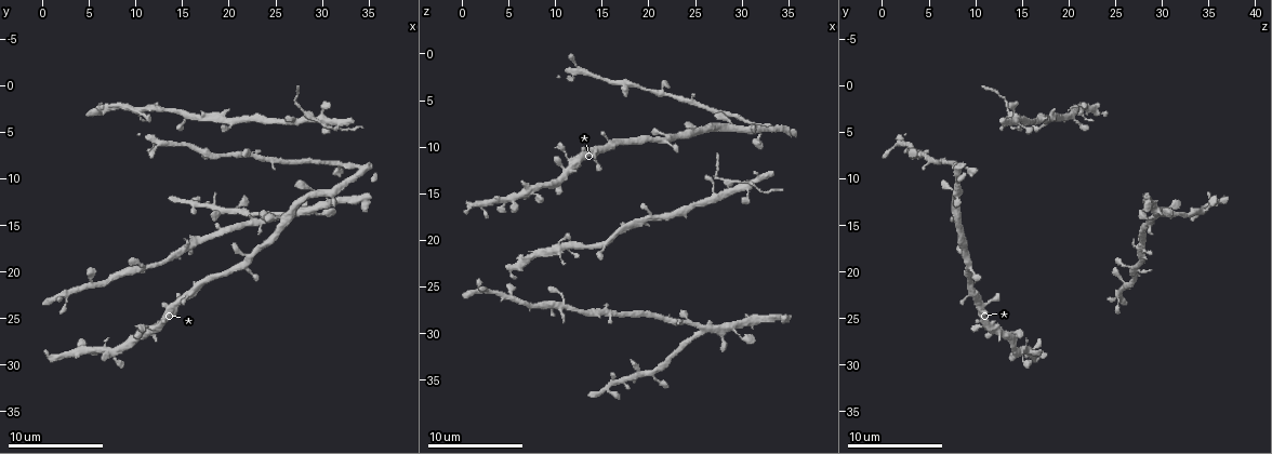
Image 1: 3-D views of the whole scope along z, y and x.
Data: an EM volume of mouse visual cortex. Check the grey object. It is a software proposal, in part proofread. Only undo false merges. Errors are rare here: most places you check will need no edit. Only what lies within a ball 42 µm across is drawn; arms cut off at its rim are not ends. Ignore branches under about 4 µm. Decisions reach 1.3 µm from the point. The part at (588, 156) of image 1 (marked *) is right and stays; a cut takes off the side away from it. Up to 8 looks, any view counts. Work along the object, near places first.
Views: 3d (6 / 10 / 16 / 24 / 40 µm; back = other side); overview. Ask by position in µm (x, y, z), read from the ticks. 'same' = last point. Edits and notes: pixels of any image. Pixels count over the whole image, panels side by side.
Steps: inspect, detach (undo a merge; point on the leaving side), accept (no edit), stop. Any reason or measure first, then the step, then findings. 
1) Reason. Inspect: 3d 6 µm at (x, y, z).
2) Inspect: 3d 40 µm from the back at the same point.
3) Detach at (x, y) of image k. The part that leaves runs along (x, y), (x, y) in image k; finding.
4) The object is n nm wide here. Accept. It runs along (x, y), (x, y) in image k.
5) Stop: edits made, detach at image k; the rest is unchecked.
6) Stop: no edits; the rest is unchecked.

Thin neck. Inspect: 3d 16 µm at (21.2, 15.2, 28.0).

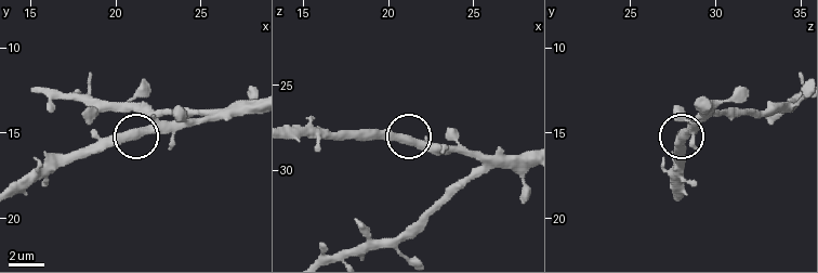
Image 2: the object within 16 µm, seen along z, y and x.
Accept. It runs along (18, 192), (71, 161), (158, 128), (187, 124) in image 2; all the same cell.

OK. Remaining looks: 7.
Inspect: 3d 10 µm at (25.4, 13.8, 30.2).

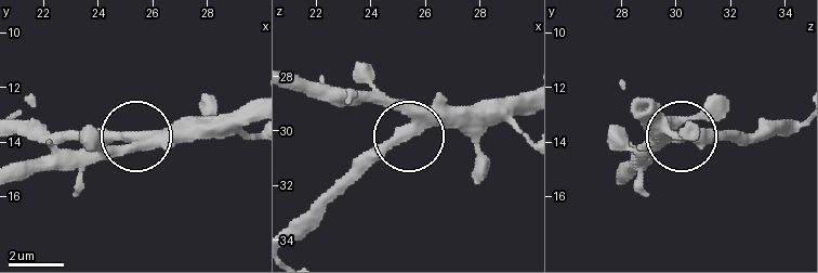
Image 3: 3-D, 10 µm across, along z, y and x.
The object is 420 nm wide here. Accept. It runs along (295, 82), (386, 106), (414, 137), (442, 122), (496, 122) in image 3; one cell here.

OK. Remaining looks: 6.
Narrows sharply. Inspect: 3d 10 µm at (24.6, 16.2, 9.0).

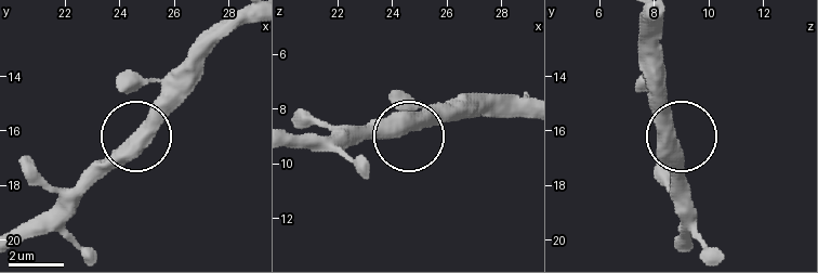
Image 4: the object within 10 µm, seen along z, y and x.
Accept. It runs along (687, 247), (687, 186), (661, 77) in image 4; one cell here.

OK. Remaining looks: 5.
Calibre changes. Inspect: 3d 16 µm at (12.6, 2.4, 20.6).

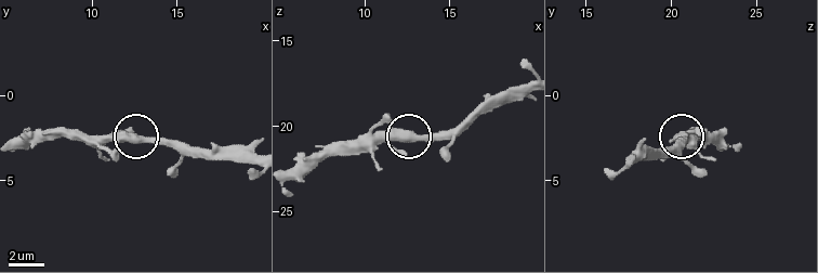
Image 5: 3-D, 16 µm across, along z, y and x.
From behind. Inspect: 3d 16 µm from the back at (12.6, 2.5, 20.7).

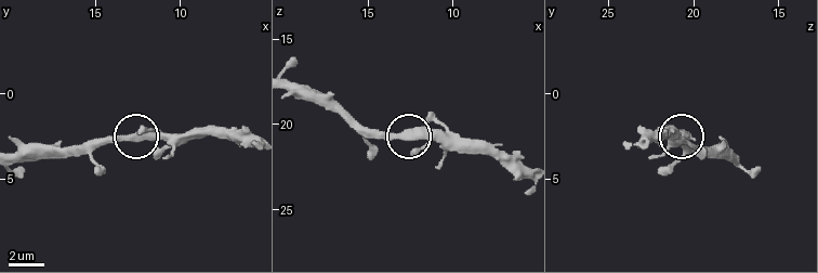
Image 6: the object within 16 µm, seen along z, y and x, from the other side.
Accept. It runs along (292, 82), (322, 91), (366, 127), (413, 137), (451, 137) in image 6; continuous, no second cell.

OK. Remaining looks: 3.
Stop: no edits; the rest is unchecked.

